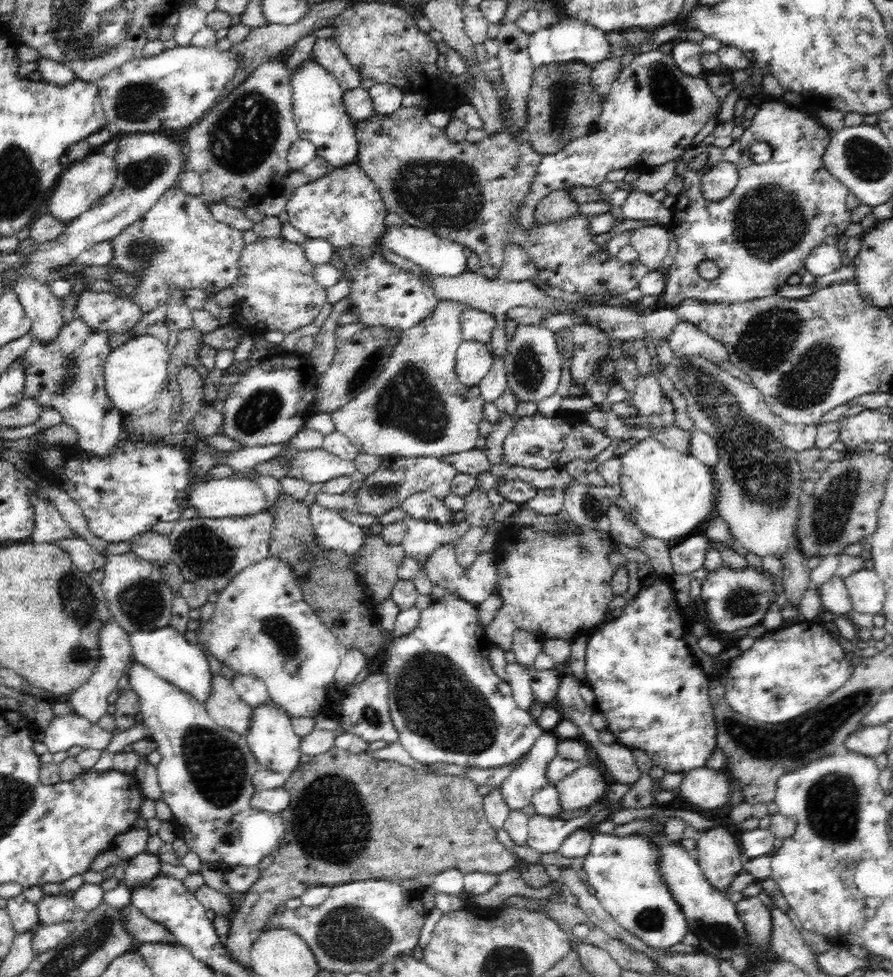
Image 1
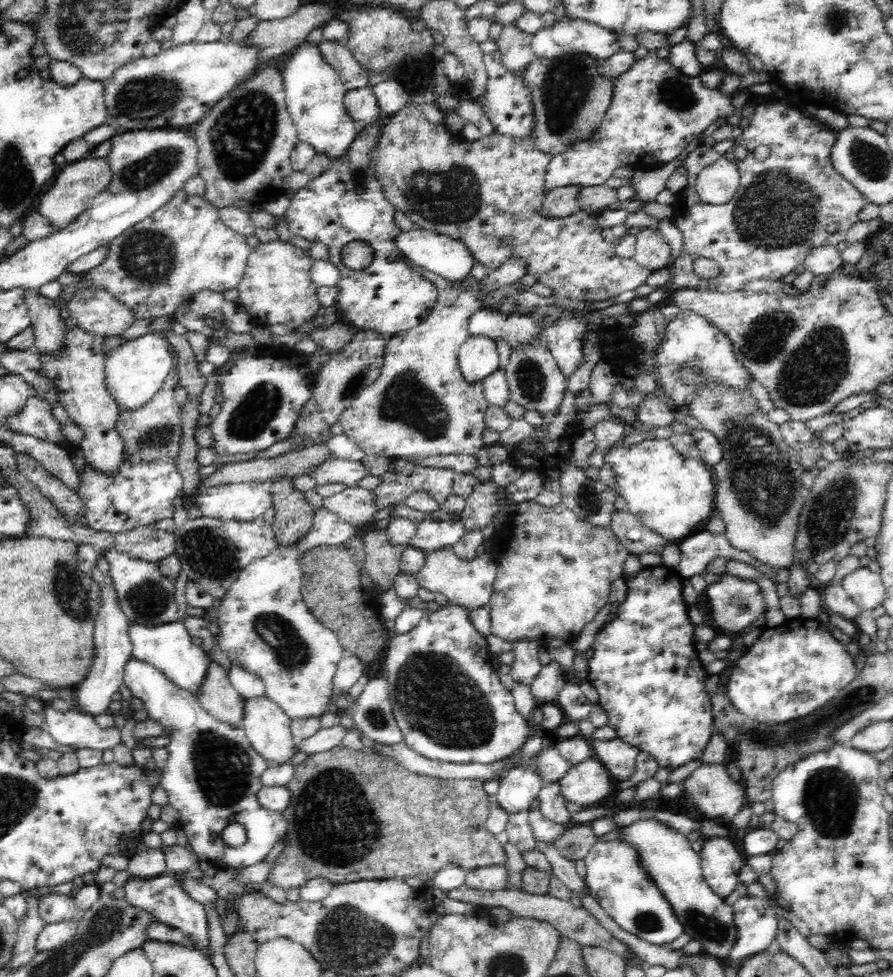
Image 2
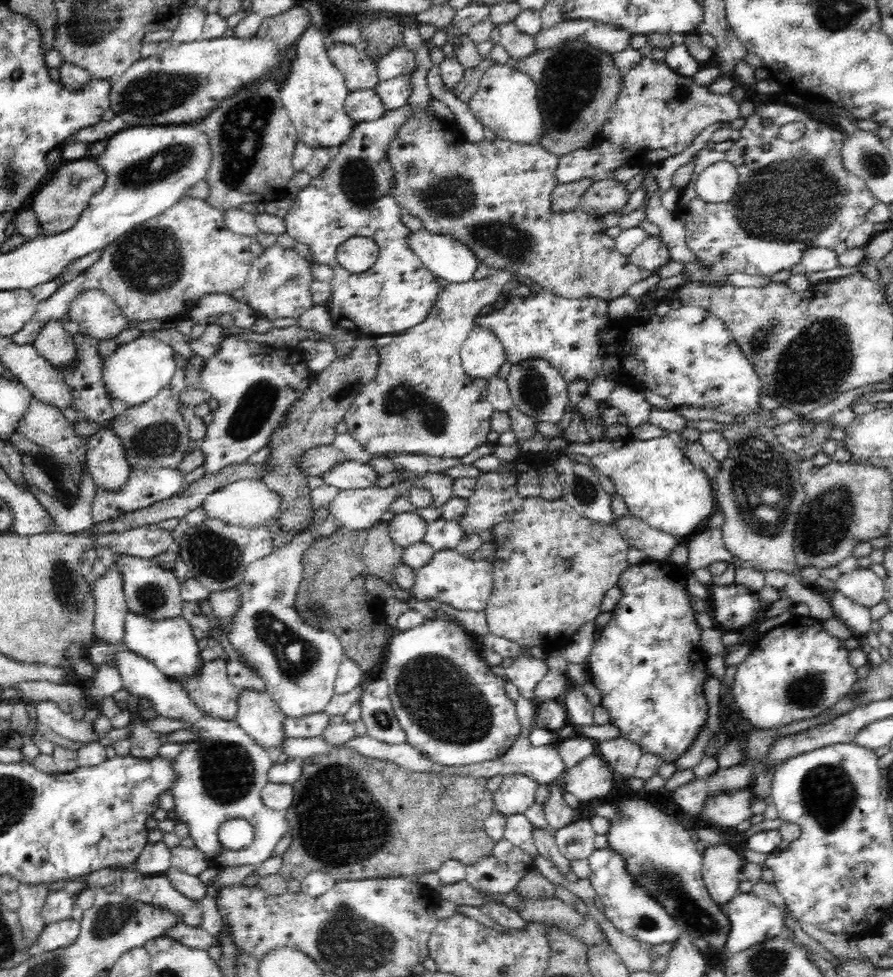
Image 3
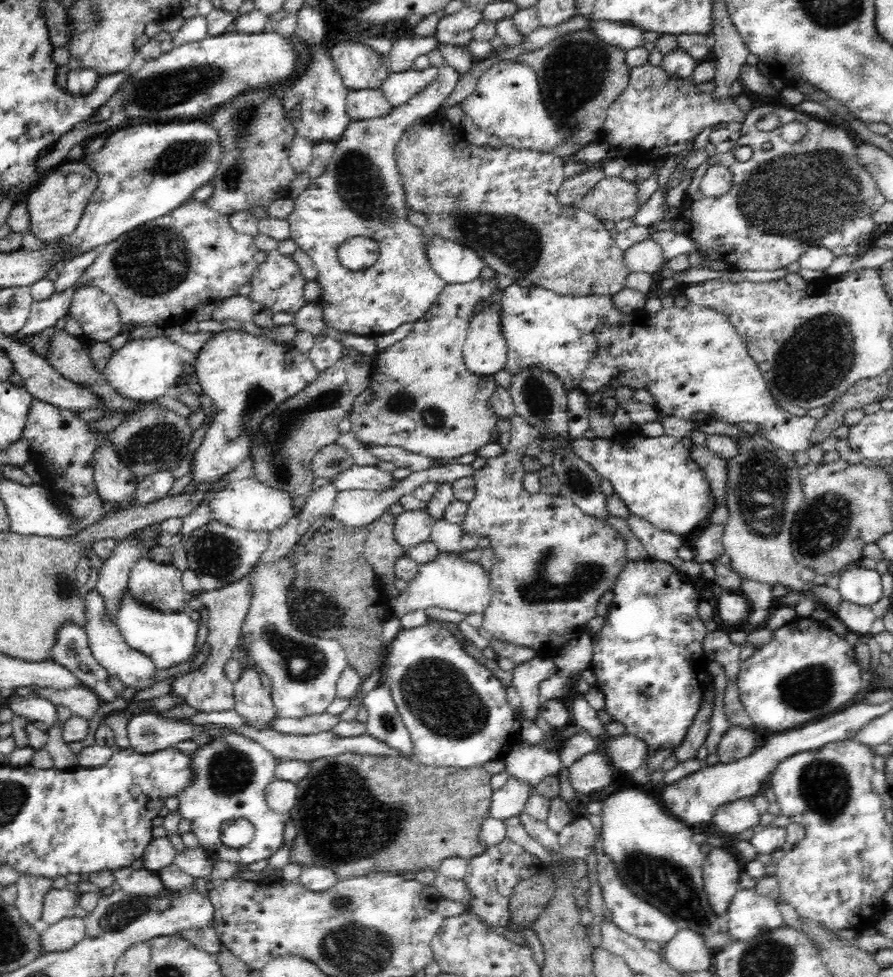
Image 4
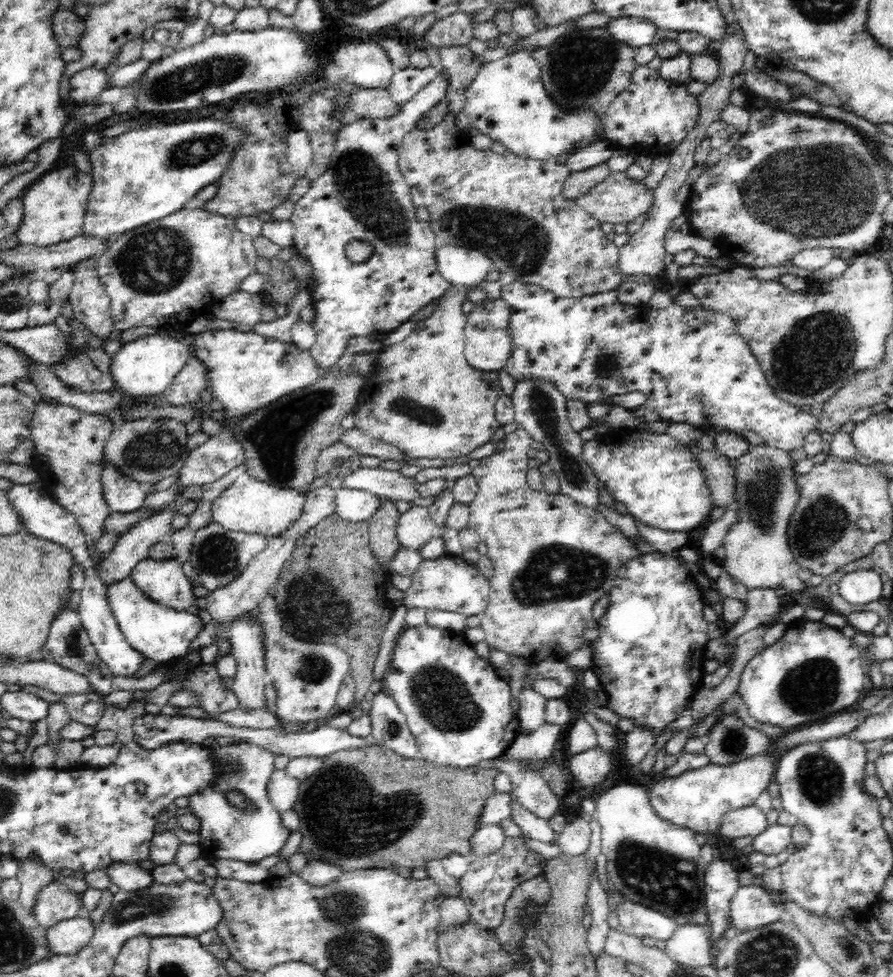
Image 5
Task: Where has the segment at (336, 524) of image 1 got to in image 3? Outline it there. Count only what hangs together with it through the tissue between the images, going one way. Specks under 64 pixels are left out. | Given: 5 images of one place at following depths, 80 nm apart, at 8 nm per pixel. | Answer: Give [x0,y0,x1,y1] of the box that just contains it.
[227,518,345,718]

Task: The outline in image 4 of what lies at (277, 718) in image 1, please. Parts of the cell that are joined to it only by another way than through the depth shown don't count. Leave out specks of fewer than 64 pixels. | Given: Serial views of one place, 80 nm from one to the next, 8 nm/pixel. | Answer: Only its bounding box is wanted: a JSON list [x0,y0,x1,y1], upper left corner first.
[234,667,278,732]

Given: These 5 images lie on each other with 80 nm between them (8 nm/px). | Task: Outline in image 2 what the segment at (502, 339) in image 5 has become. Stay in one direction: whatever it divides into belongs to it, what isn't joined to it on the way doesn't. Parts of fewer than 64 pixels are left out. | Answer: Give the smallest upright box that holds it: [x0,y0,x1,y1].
[458,335,500,383]

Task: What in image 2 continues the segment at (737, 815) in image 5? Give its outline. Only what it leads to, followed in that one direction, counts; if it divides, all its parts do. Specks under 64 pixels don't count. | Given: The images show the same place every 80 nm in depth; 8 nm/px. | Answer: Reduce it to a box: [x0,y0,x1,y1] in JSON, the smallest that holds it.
[684,763,748,822]

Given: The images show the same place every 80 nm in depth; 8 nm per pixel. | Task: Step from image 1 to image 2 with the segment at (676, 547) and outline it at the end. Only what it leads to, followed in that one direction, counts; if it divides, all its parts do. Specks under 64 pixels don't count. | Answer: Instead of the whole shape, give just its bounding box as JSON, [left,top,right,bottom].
[674,531,789,585]

